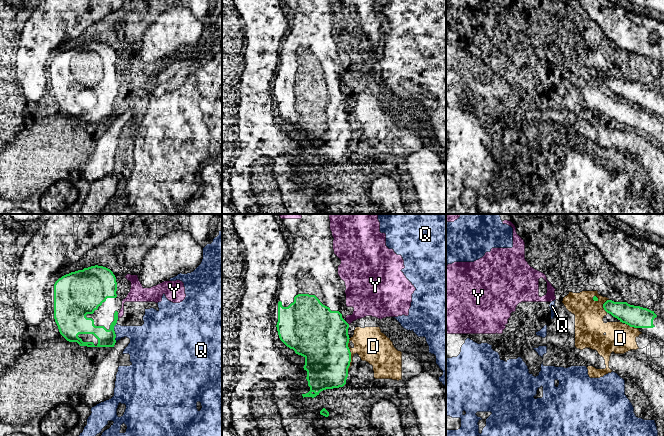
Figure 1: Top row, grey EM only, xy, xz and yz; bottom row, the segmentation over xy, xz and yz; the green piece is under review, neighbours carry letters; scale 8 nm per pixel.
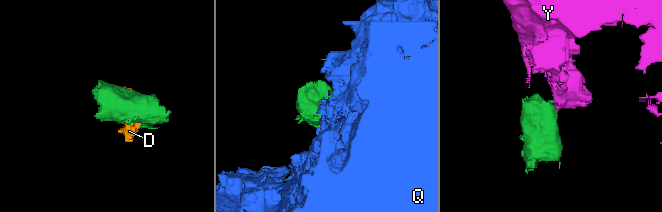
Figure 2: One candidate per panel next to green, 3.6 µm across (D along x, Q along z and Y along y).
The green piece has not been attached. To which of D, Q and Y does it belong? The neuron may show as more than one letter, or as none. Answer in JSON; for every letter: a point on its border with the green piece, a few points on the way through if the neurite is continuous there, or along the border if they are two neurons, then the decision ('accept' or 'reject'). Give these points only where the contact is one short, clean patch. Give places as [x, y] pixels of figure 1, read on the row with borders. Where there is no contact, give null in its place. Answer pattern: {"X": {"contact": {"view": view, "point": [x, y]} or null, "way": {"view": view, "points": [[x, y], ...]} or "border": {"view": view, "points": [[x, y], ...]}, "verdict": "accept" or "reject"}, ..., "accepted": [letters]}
{"D": {"contact": {"view": "xz", "point": [350, 355]}, "verdict": "reject"}, "Q": {"contact": {"view": "xy", "point": [114, 332]}, "border": {"view": "xy", "points": [[116, 322], [114, 326], [115, 341]]}, "verdict": "reject"}, "Y": {"contact": {"view": "xy", "point": [117, 316]}, "verdict": "accept"}, "accepted": ["Y"]}

